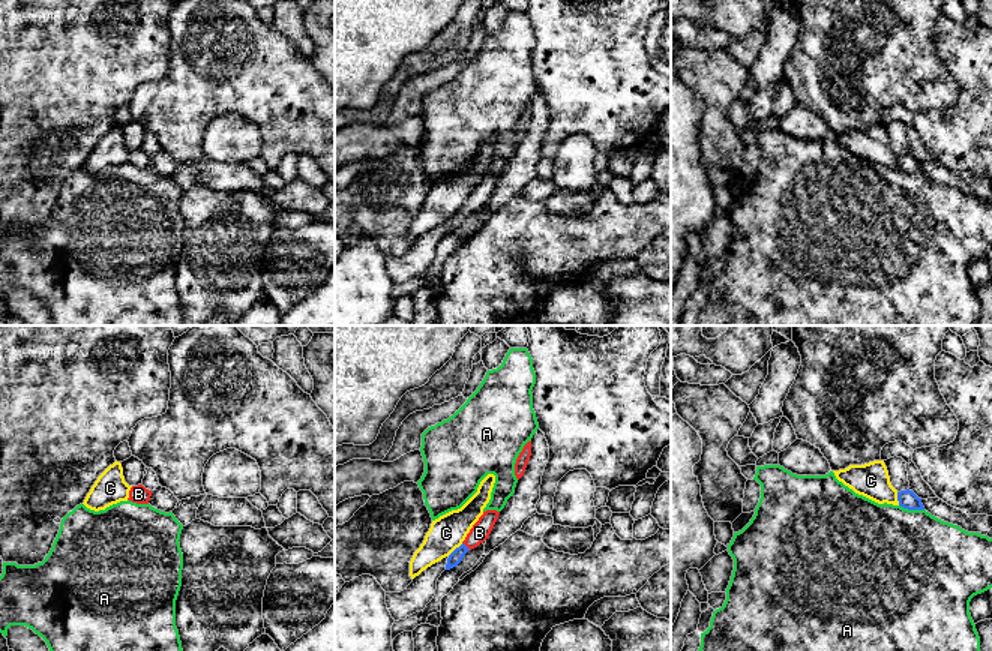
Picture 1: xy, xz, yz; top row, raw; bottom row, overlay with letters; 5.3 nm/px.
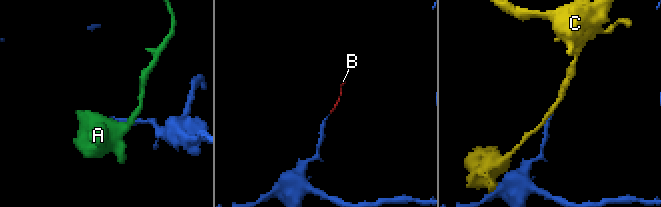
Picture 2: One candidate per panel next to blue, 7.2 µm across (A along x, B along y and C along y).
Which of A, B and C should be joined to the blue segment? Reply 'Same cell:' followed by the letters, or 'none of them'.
Same cell: B

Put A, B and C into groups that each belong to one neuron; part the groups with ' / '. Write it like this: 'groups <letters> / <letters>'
groups A / B / C

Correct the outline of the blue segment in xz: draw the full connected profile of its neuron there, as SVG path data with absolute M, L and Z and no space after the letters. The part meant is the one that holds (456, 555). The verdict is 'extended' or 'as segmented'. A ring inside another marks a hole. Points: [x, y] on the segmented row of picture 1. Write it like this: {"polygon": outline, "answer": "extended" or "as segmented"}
{"polygon": "M497 510L483 512L483 514L479 518L479 520L473 525L470 532L467 534L462 544L449 555L446 570L456 567L468 550L477 548L489 537L498 519L498 514L500 512Z", "answer": "extended"}

